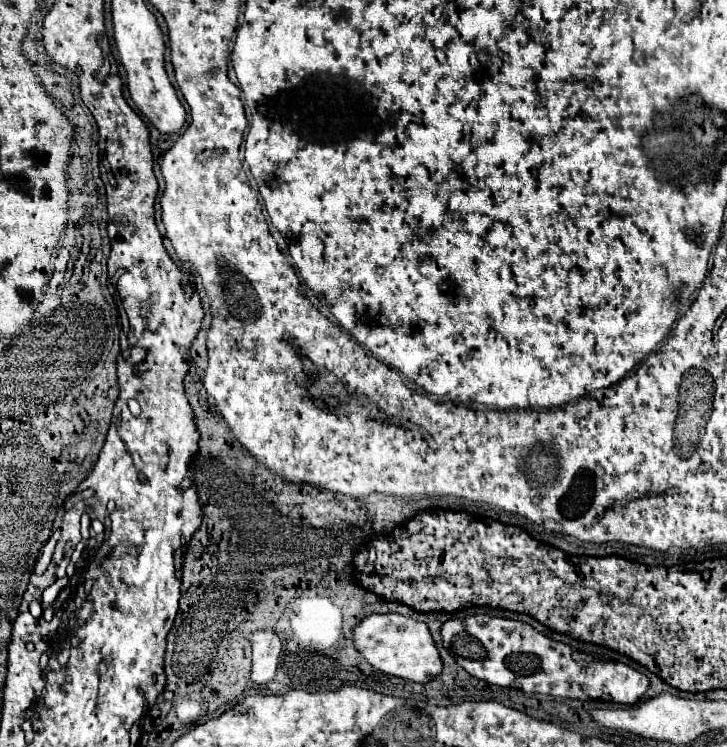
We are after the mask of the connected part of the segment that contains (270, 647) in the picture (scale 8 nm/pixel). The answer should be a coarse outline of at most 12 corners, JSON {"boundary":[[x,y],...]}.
{"boundary":[[271,630],[249,636],[251,680],[267,684],[277,672],[281,640]]}

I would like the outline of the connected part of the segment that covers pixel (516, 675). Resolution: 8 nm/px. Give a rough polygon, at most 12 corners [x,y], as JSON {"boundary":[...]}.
{"boundary":[[451,618],[443,648],[523,692],[637,704],[647,676],[531,624]]}

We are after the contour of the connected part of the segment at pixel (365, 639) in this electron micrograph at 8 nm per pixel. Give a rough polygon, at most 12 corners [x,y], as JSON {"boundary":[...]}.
{"boundary":[[371,614],[353,628],[383,674],[425,684],[443,670],[425,622]]}

